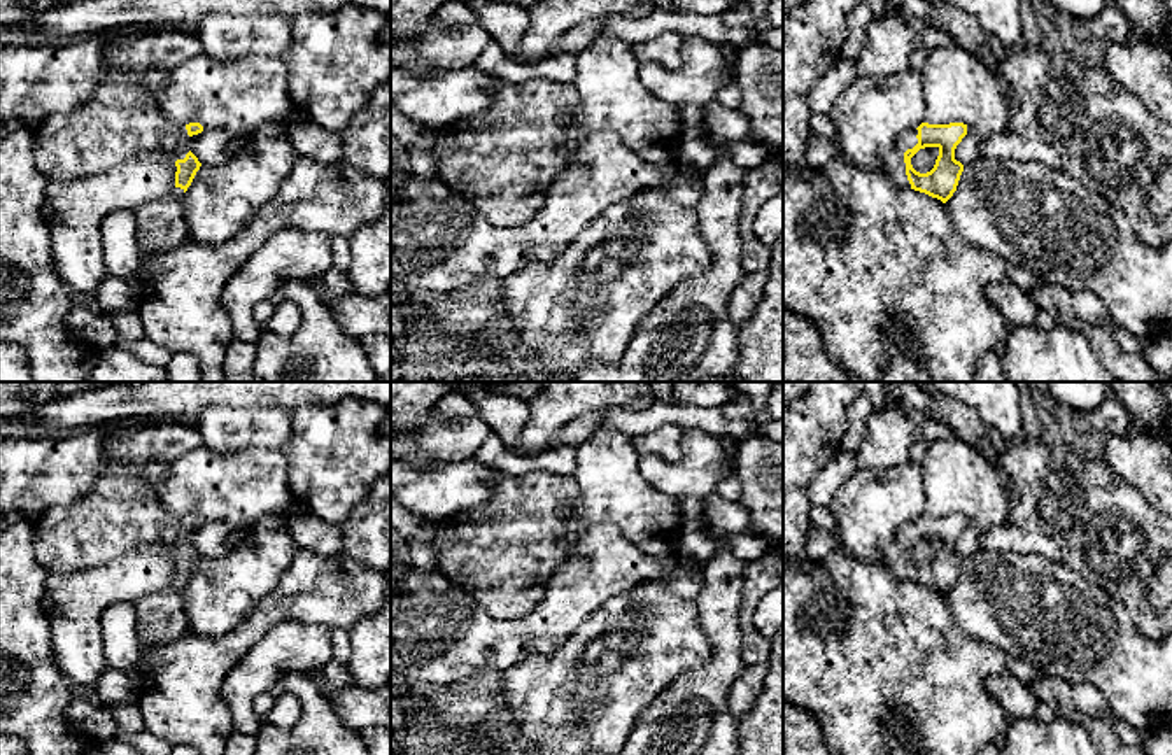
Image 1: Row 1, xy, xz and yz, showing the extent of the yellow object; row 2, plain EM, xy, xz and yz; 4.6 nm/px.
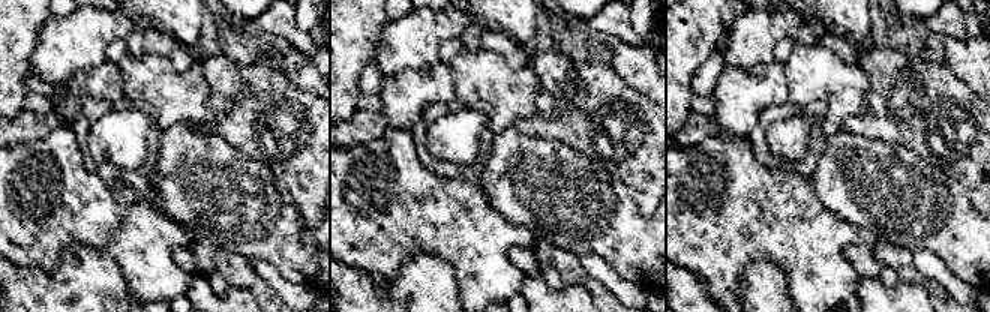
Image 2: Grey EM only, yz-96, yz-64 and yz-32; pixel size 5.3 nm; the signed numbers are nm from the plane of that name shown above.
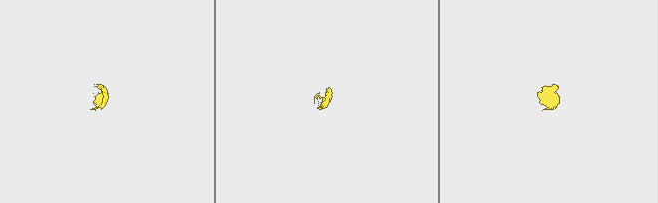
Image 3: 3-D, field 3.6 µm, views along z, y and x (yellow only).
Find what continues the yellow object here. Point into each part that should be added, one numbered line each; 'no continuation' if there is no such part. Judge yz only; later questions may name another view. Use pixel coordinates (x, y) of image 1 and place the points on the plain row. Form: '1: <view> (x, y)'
1: yz (896, 564)

